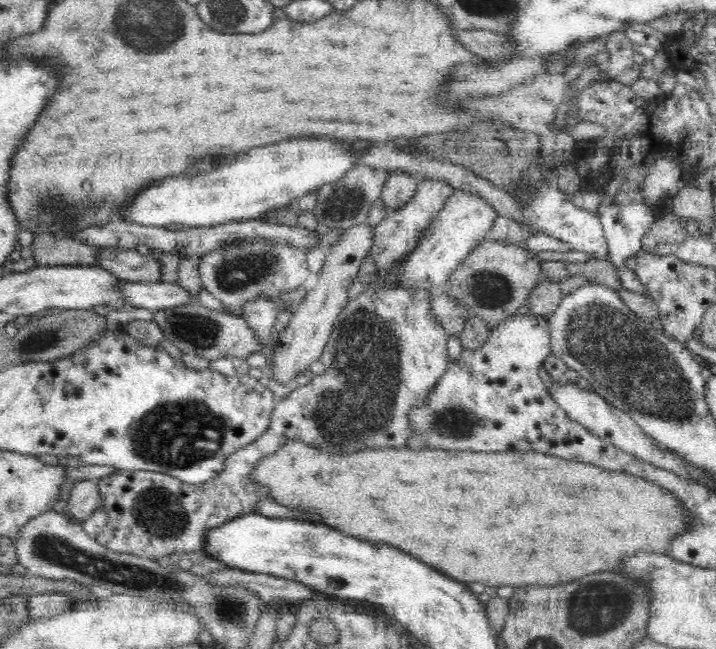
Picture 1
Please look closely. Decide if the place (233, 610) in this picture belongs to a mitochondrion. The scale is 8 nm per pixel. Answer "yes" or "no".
yes

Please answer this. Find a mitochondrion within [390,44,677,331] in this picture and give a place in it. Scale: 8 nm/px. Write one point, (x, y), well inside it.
(488, 289)

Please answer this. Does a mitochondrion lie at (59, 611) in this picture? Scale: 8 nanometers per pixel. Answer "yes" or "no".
no

